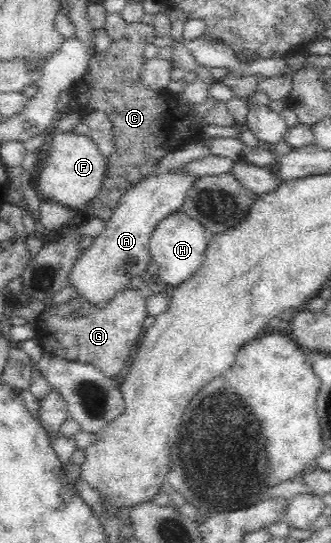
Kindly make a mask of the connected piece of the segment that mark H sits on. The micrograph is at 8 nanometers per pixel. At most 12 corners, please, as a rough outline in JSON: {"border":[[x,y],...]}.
{"border":[[182,211],[158,225],[149,245],[162,287],[202,266],[210,238]]}

